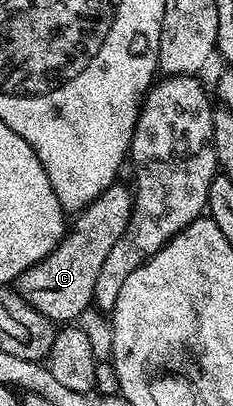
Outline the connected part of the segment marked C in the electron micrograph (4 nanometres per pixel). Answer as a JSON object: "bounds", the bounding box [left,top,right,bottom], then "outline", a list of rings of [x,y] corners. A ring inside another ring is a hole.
{"bounds":[16,181,134,325],"outline":[[[116,181],[108,189],[104,189],[104,193],[100,193],[100,197],[96,197],[85,207],[83,211],[77,212],[75,221],[67,230],[66,234],[56,245],[56,249],[42,259],[36,265],[29,267],[24,273],[20,273],[20,277],[16,281],[16,290],[18,295],[28,301],[28,305],[32,305],[32,309],[36,309],[45,317],[58,325],[66,325],[77,315],[82,315],[94,302],[94,290],[96,289],[96,277],[100,277],[100,268],[104,265],[108,252],[112,250],[112,245],[116,245],[116,241],[120,241],[120,237],[124,233],[124,229],[130,220],[130,214],[134,208],[134,196],[129,186],[121,187],[121,182]]]}

